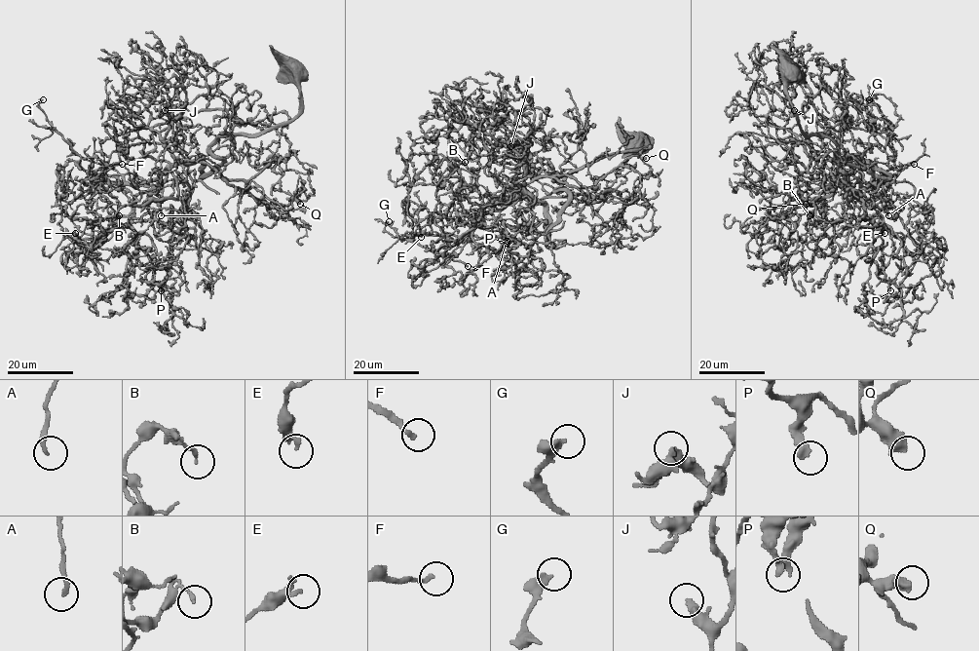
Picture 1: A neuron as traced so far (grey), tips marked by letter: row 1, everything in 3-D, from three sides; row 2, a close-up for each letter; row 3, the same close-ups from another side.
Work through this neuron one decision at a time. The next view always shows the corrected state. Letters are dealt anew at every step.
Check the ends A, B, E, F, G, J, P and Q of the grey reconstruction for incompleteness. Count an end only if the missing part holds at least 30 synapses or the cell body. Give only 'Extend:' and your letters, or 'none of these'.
Extend: E, F, P

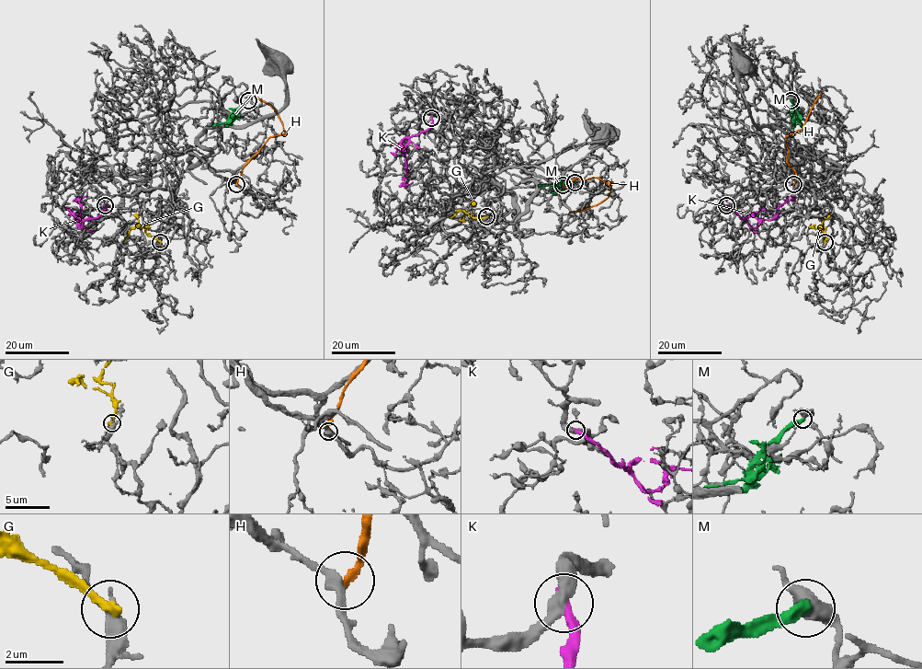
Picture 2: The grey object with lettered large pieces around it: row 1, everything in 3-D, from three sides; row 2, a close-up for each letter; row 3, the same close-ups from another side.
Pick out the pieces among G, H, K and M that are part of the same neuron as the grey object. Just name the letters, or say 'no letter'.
no letter

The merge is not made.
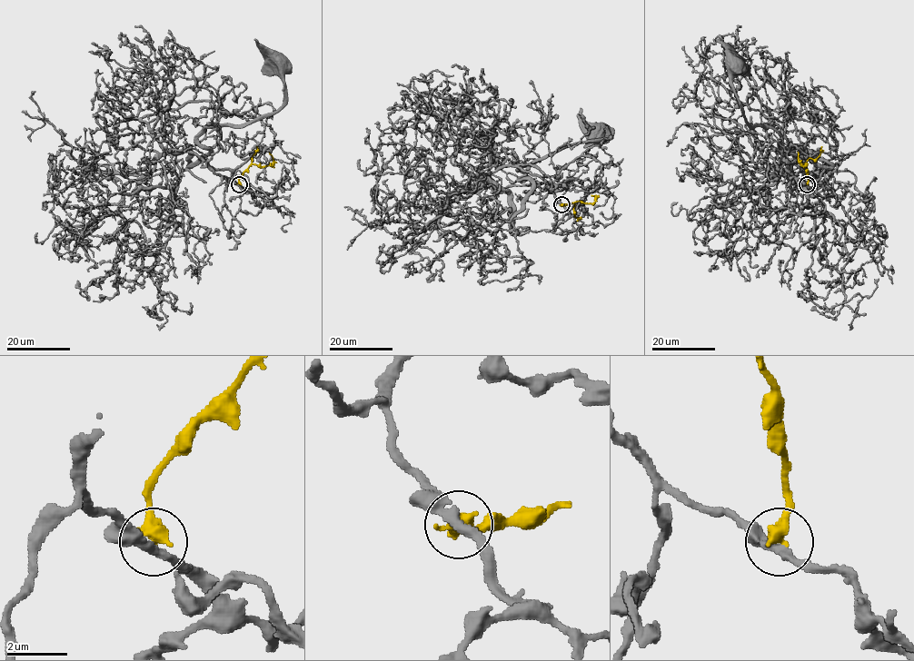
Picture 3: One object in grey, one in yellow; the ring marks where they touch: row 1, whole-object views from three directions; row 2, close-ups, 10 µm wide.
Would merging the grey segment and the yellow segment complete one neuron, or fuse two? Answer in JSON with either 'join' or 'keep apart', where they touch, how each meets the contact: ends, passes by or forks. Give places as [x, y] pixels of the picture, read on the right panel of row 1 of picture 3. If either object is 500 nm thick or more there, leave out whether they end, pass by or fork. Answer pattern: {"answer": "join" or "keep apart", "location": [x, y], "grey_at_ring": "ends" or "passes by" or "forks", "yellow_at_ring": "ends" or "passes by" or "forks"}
{"answer": "keep apart", "location": [807, 184]}

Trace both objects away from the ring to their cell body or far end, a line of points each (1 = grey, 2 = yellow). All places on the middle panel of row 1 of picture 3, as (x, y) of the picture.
1: (561, 204), (553, 184), (514, 165), (489, 176), (509, 195), (511, 228), (533, 162), (607, 133)
2: (561, 204), (583, 202), (590, 203), (596, 196), (591, 195)

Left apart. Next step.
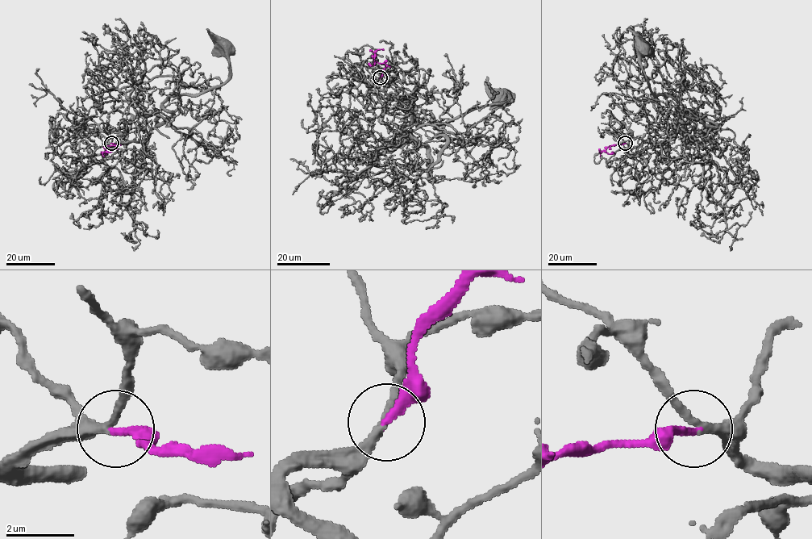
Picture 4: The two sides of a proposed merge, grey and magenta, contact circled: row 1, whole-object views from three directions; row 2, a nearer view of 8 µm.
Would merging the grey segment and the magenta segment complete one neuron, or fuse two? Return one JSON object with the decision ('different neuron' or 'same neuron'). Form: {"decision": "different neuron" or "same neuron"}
{"decision": "same neuron"}

